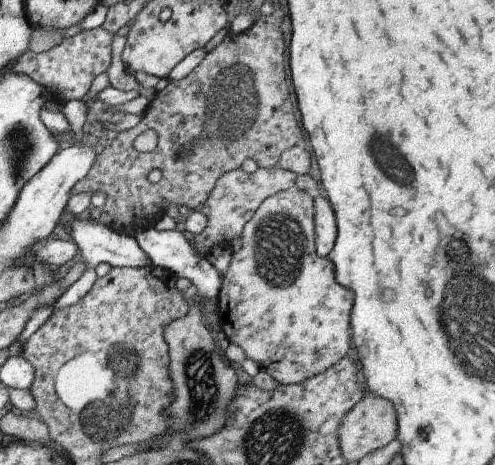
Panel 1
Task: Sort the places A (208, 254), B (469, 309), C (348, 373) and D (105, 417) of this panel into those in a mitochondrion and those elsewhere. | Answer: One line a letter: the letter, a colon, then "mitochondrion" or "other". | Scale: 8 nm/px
A: other
B: mitochondrion
C: other
D: mitochondrion

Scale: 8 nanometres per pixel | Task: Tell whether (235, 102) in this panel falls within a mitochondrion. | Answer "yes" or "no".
yes

